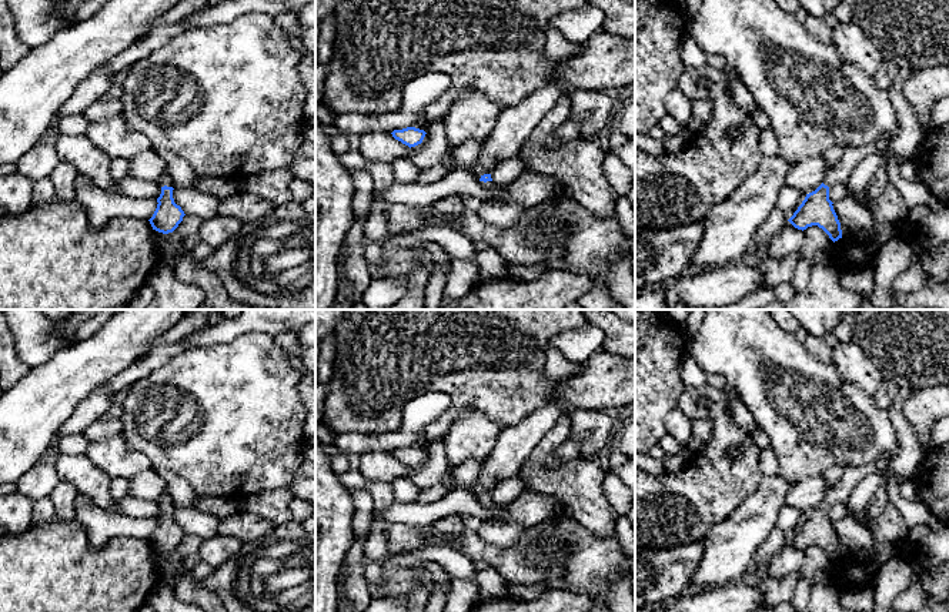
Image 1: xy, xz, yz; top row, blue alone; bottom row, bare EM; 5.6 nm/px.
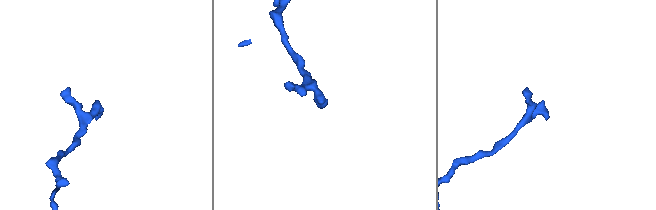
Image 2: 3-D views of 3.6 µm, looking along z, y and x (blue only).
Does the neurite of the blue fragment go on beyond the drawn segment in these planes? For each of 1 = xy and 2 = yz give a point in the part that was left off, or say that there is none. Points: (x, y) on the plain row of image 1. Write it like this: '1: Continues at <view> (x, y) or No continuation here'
1: Continues at xy (166, 500)
2: Continues at yz (839, 492)

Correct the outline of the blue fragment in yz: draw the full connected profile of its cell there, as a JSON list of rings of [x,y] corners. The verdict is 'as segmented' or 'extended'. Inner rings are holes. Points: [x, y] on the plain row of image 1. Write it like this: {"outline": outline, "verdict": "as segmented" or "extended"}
{"outline": [[[881,457],[865,465],[846,466],[842,476],[831,486],[823,502],[812,512],[806,514],[802,524],[788,539],[795,548],[806,549],[818,545],[835,562],[842,558],[841,542],[829,519],[829,508],[835,504],[848,504],[855,486],[872,474],[883,475],[889,468],[892,458]]], "verdict": "extended"}

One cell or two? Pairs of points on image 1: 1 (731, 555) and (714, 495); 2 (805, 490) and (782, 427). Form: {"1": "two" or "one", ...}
{"1": "two", "2": "two"}

